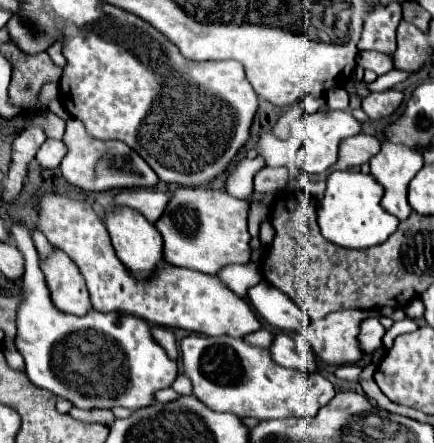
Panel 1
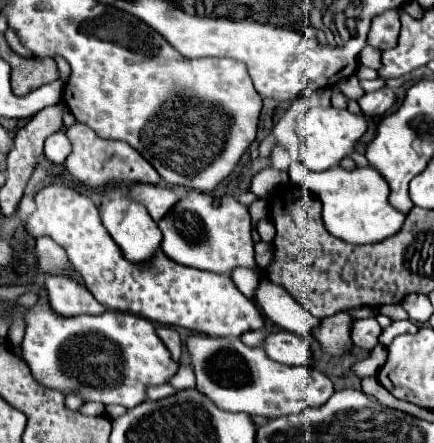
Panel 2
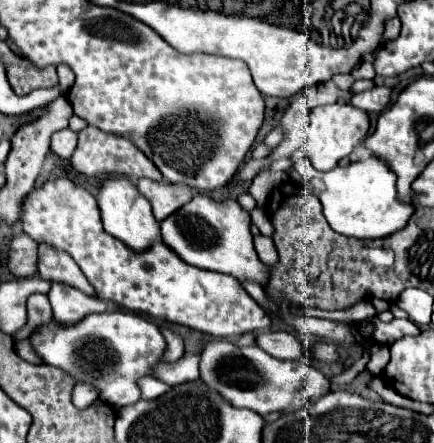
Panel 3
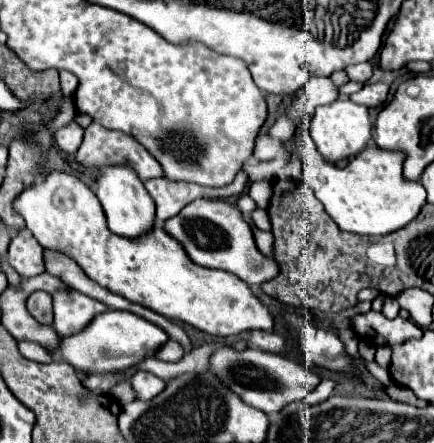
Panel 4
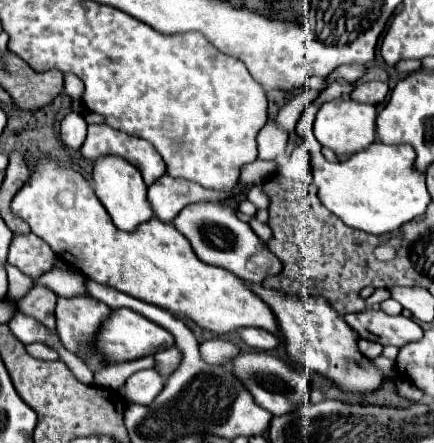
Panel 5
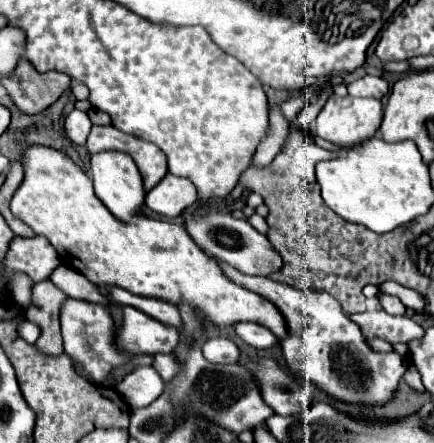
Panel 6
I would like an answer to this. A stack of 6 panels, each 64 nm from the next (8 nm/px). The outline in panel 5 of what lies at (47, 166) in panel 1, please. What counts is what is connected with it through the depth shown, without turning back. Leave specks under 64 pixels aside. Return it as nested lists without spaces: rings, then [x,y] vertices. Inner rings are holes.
[[[70,112],[62,120],[62,126],[60,126],[60,140],[62,140],[62,144],[72,148],[72,150],[78,150],[82,146],[84,138],[86,138],[86,122],[84,122],[82,114]]]

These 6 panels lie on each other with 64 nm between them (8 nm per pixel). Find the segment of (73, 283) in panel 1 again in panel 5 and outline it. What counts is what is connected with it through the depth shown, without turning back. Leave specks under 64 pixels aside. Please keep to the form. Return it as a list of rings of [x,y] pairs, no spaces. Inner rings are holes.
[[[60,296],[56,304],[56,332],[64,348],[76,352],[80,344],[90,342],[108,312],[110,308],[106,304],[90,296]]]

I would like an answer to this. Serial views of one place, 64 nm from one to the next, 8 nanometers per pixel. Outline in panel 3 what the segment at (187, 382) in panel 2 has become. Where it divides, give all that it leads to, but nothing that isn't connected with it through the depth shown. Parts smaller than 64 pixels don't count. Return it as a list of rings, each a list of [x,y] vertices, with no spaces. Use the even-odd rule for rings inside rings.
[[[198,354],[188,356],[188,358],[180,358],[176,364],[166,362],[164,366],[158,366],[158,378],[162,382],[166,382],[168,386],[196,380],[198,378]]]

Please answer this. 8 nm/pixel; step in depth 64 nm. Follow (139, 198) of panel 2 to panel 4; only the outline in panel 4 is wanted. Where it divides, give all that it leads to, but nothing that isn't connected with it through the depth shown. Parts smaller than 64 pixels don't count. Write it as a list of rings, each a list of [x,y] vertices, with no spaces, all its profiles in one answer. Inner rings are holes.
[[[240,172],[238,178],[224,186],[224,188],[204,188],[190,182],[170,182],[166,178],[154,178],[146,180],[144,188],[152,196],[156,204],[156,220],[164,222],[172,216],[176,216],[186,204],[190,204],[196,198],[226,198],[226,196],[238,196],[246,182],[249,182],[246,172]]]

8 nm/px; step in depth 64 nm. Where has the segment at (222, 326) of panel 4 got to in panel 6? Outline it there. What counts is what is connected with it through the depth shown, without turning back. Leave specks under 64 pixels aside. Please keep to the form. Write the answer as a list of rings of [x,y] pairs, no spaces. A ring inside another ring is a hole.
[[[32,146],[24,152],[22,164],[26,174],[12,198],[12,214],[36,234],[48,238],[62,264],[82,272],[86,278],[96,278],[92,284],[118,286],[174,306],[188,304],[198,316],[216,326],[256,322],[272,330],[280,340],[286,336],[284,318],[276,306],[228,280],[216,260],[208,258],[180,224],[150,216],[136,216],[130,224],[122,224],[98,200],[92,180],[58,150]]]

